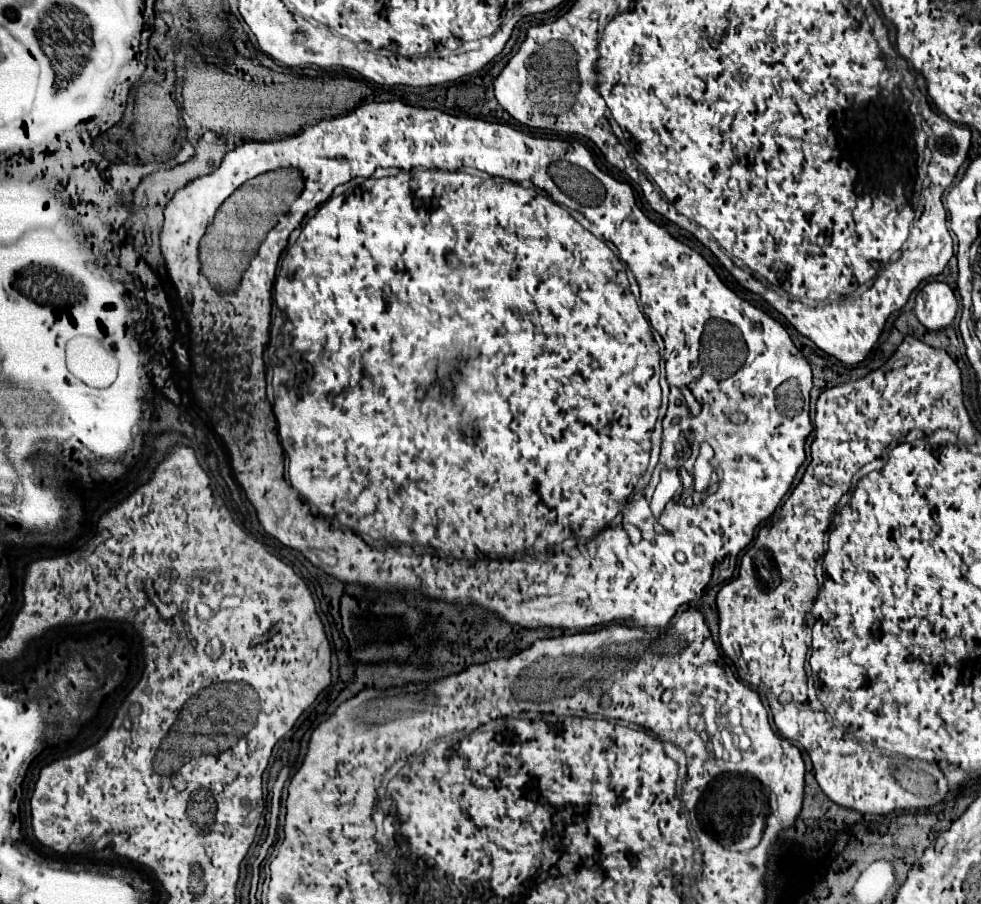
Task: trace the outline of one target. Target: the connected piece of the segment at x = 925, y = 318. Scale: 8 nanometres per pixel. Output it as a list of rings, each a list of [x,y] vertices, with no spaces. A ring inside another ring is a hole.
[[[928,282],[916,296],[914,314],[922,326],[940,332],[946,330],[956,316],[958,300],[954,290],[944,282]]]

